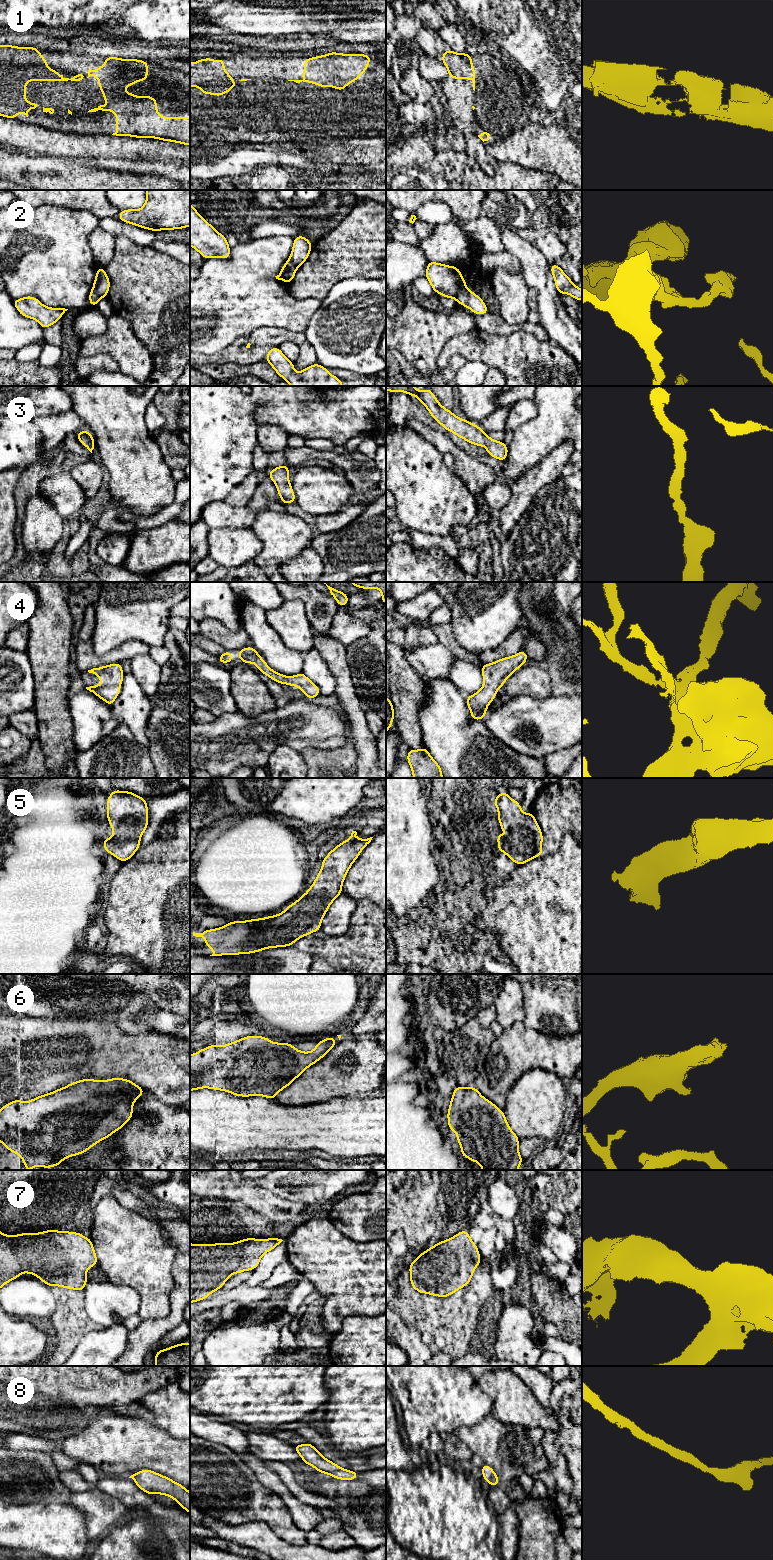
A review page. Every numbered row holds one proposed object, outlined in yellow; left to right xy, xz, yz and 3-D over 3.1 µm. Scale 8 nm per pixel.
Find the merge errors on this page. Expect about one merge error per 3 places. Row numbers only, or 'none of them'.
2

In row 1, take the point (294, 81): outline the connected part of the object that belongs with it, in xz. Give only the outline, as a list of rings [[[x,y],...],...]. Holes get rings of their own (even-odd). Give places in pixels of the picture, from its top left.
[[[329,52],[326,55],[306,58],[304,60],[303,80],[288,80],[296,83],[315,83],[318,87],[335,87],[338,91],[344,90],[347,85],[353,81],[357,81],[371,62],[371,56],[361,53],[343,54],[337,52]]]

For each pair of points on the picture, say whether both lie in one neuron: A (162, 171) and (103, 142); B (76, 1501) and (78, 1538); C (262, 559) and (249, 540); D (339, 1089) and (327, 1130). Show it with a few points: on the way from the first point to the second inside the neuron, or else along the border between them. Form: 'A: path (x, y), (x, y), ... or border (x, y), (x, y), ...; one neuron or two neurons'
A: border (146, 159), (169, 163); two neurons
B: border (71, 1492), (70, 1502), (82, 1514), (87, 1530); two neurons
C: border (254, 531), (262, 544), (262, 550), (252, 560); two neurons
D: border (353, 1095), (330, 1098), (313, 1104); two neurons

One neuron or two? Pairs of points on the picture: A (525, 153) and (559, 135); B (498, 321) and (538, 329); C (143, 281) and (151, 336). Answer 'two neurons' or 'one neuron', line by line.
A: one neuron
B: one neuron
C: one neuron

